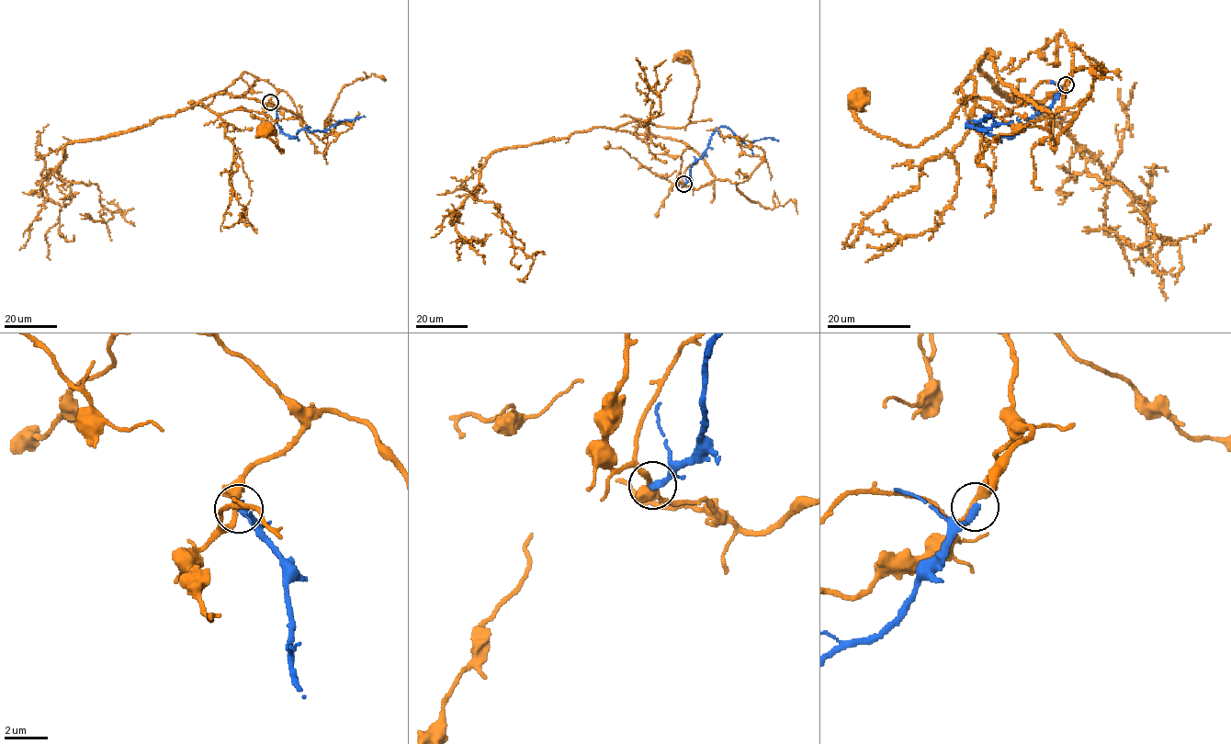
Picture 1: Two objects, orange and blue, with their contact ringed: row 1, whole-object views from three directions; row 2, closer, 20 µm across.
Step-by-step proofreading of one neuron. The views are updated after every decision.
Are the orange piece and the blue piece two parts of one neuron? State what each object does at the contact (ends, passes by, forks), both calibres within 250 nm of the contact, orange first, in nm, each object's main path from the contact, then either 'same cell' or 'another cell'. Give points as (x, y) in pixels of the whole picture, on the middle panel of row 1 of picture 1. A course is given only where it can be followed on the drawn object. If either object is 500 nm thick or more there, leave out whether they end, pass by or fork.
orange passes by; blue ends; calibres 280 and 280 nm; course orange (683, 183), (697, 189), (715, 179), (694, 151), (616, 129), (690, 121), (698, 79), (686, 55); course blue (683, 184), (689, 180), (690, 167), (703, 156), (709, 138), (723, 126), (746, 144), (769, 137), (778, 140); another cell

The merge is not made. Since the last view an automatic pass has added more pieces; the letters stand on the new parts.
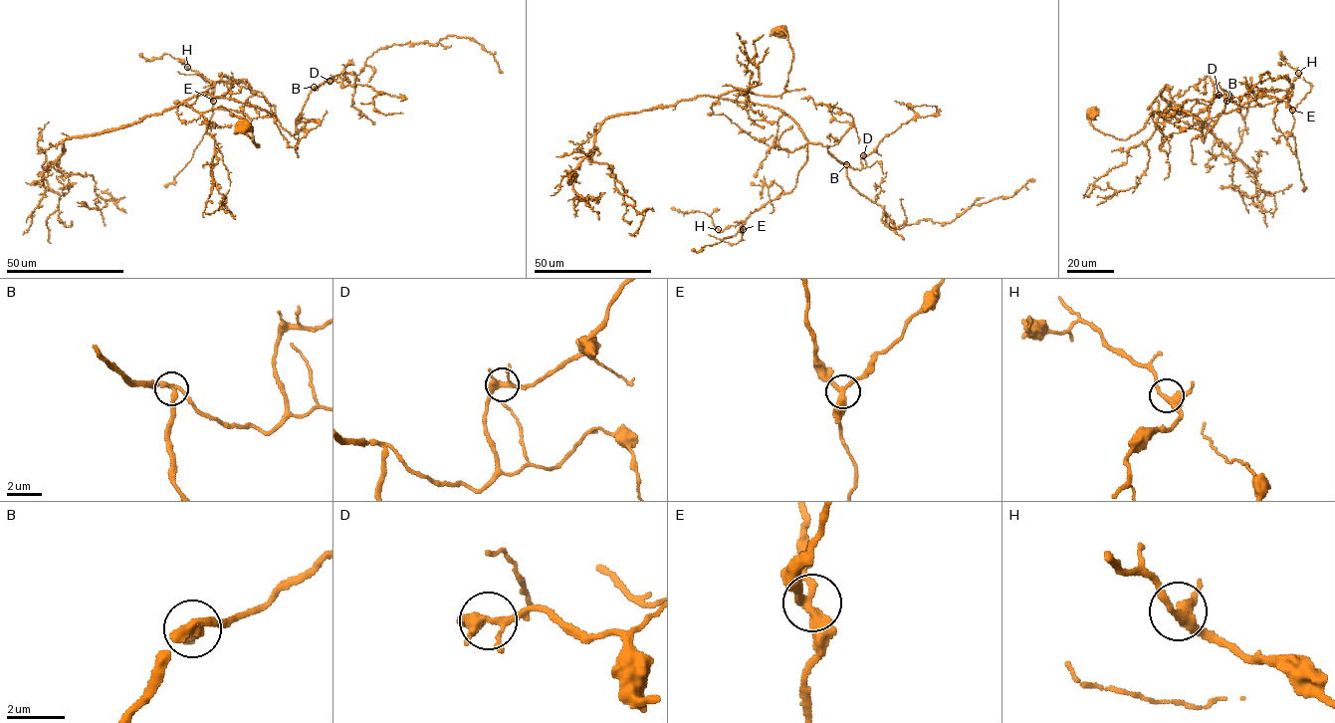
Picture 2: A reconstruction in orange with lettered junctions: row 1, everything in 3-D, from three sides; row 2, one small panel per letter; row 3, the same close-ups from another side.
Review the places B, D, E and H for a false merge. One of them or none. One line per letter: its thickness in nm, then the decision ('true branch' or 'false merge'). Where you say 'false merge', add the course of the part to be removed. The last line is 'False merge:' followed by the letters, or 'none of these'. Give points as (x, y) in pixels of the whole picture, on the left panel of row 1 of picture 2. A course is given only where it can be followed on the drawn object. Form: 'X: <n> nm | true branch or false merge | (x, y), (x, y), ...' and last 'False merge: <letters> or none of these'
B: 280 nm | true branch
D: 320 nm | true branch
E: 320 nm | true branch
H: 300 nm | true branch
False merge: none of these

